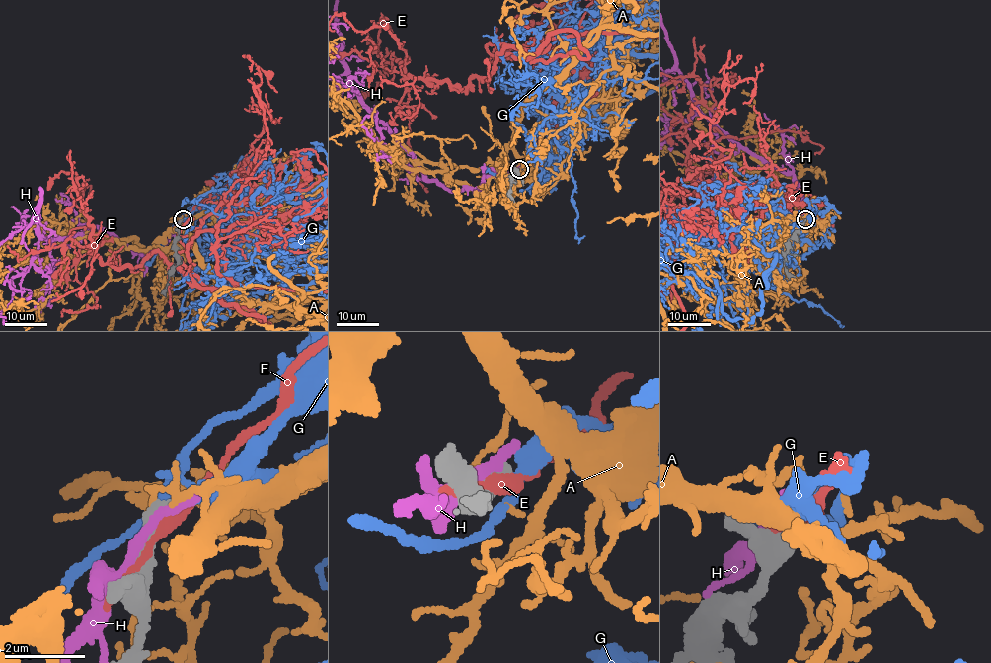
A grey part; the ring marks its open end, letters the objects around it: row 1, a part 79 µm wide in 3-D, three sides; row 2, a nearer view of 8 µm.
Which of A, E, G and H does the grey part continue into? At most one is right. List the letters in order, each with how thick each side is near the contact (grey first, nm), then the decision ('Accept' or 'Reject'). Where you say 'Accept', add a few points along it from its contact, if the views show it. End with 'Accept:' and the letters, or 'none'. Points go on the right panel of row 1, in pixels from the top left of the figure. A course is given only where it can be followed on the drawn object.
A: Thickness 440 nm (grey) against 130 nm. Reject
E: Thickness 400 nm (grey) against 220 nm. Reject
G: Thickness 320 nm (grey) against 480 nm. Accept. Its course: (805, 219), (789, 213), (758, 244), (719, 224), (697, 234)
H: Thickness 420 nm (grey) against 300 nm. Reject
Accept: G

